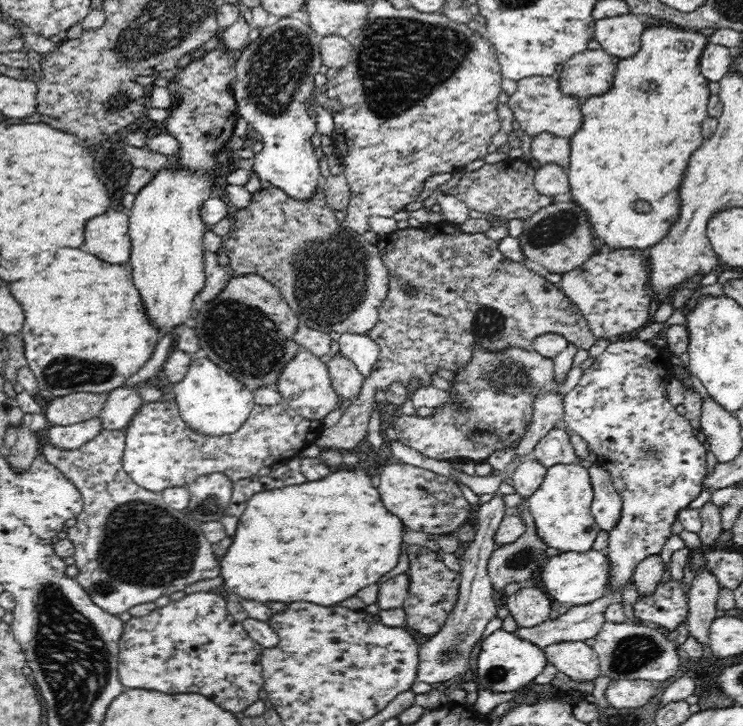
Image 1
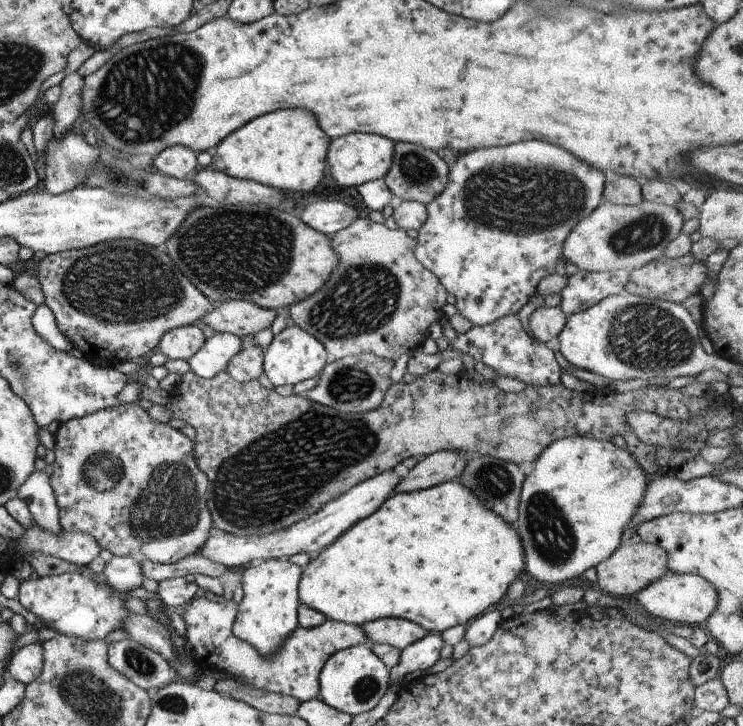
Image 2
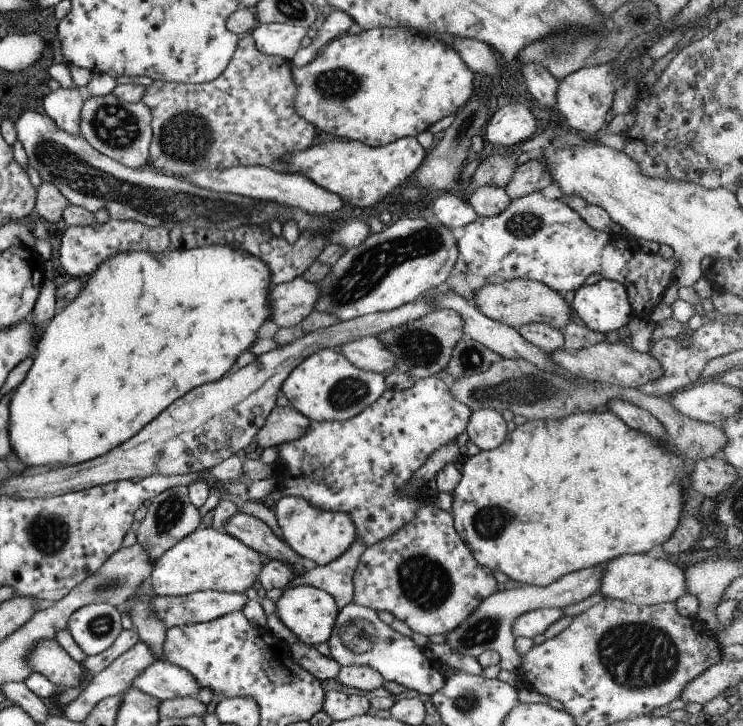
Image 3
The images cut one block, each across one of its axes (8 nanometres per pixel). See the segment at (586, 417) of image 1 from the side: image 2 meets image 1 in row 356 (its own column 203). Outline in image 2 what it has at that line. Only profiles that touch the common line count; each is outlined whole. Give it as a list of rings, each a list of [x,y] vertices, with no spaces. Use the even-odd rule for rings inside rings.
[[[213,596],[191,597],[176,612],[181,615],[185,623],[184,639],[191,652],[191,660],[198,666],[216,669],[228,674],[233,679],[243,680],[245,685],[271,691],[282,695],[287,695],[297,699],[299,703],[319,698],[318,696],[318,676],[322,666],[325,664],[329,655],[345,647],[356,645],[357,643],[368,644],[363,631],[355,625],[346,622],[325,619],[319,626],[303,628],[297,625],[293,632],[290,632],[271,654],[262,655],[254,646],[242,641],[232,633],[232,624],[236,615],[237,603],[230,599]]]

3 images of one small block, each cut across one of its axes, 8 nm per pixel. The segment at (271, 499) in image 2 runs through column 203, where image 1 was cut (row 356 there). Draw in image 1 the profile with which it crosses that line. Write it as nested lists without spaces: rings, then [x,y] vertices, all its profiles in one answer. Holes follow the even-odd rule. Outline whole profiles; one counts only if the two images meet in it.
[[[449,221],[441,222],[439,224],[431,224],[423,229],[398,229],[391,234],[388,234],[382,237],[376,243],[377,249],[379,250],[380,257],[384,262],[384,265],[389,270],[389,291],[387,297],[383,300],[382,306],[379,308],[379,320],[378,324],[368,332],[368,336],[378,345],[379,356],[378,360],[375,362],[372,372],[365,378],[363,386],[361,388],[360,396],[356,400],[352,401],[352,404],[344,410],[343,415],[338,420],[337,424],[324,429],[322,434],[314,440],[314,444],[324,449],[341,449],[345,451],[350,451],[355,446],[365,440],[368,432],[368,421],[374,412],[374,396],[376,392],[385,392],[392,386],[392,384],[402,384],[404,388],[410,388],[410,382],[412,380],[417,380],[418,385],[415,387],[417,390],[420,388],[430,388],[434,386],[434,378],[440,377],[440,370],[448,370],[448,372],[458,372],[459,369],[466,368],[466,364],[470,364],[472,356],[474,353],[474,346],[481,348],[483,352],[504,352],[504,350],[510,350],[510,348],[519,348],[531,349],[531,344],[534,339],[537,339],[538,336],[544,334],[559,334],[568,340],[570,344],[576,345],[579,349],[590,350],[590,347],[598,339],[595,337],[588,326],[588,323],[585,321],[584,315],[580,312],[580,309],[563,293],[563,291],[554,285],[552,282],[548,282],[547,279],[544,279],[534,273],[522,263],[513,262],[508,258],[504,257],[503,254],[500,254],[500,251],[497,247],[497,241],[490,240],[487,236],[484,236],[484,233],[476,234],[466,234],[459,230],[457,224],[450,223]],[[403,284],[409,284],[419,288],[419,293],[417,295],[406,295],[402,291]]]

